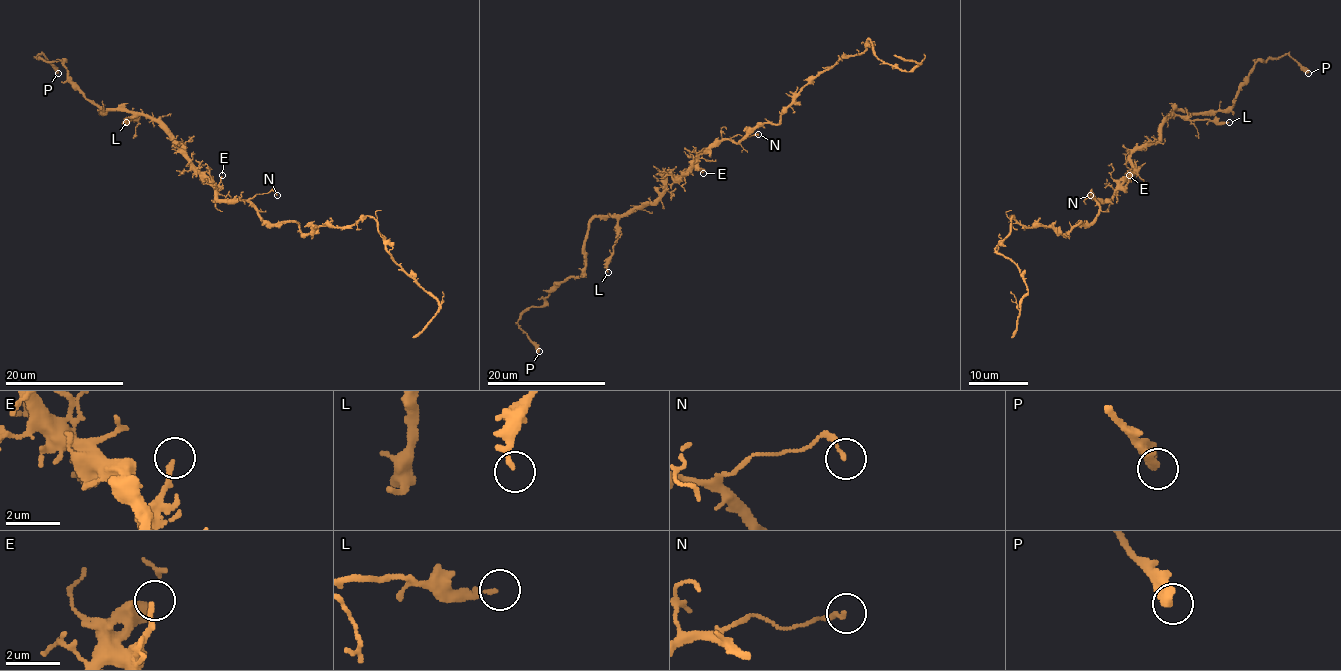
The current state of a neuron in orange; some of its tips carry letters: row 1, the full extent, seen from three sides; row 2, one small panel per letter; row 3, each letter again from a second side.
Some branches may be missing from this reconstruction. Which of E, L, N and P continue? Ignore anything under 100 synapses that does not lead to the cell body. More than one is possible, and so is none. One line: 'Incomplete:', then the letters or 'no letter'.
Incomplete: no letter

